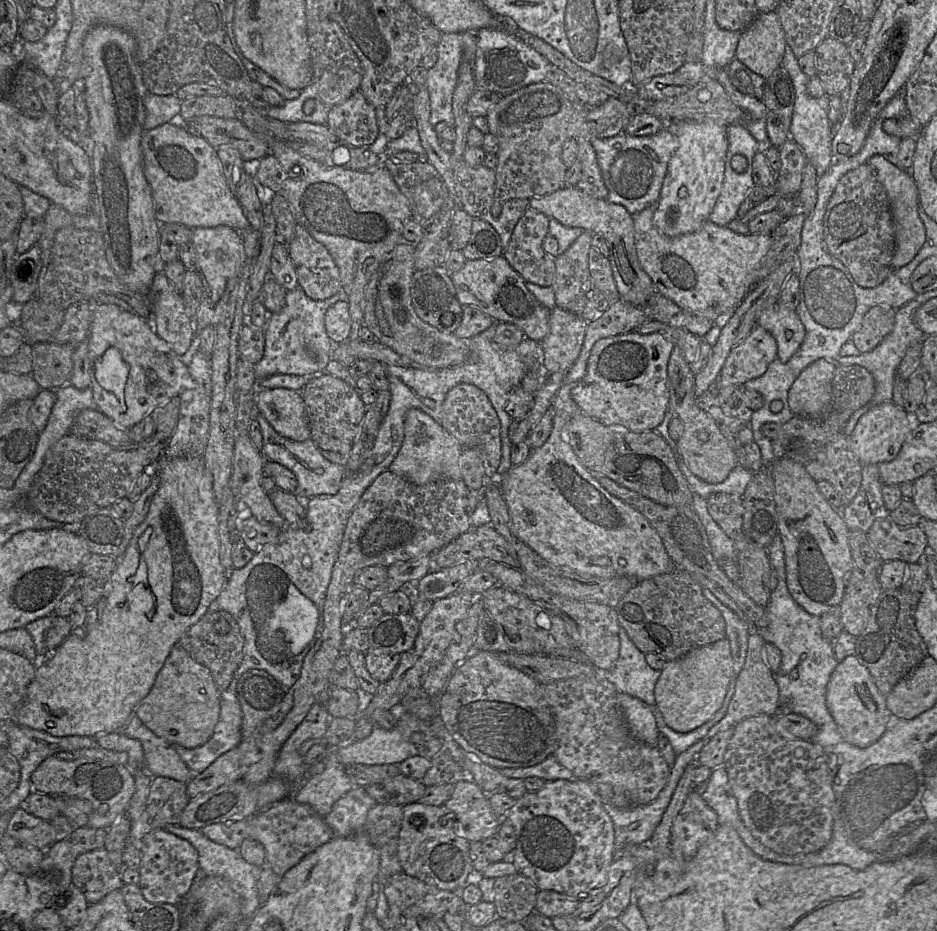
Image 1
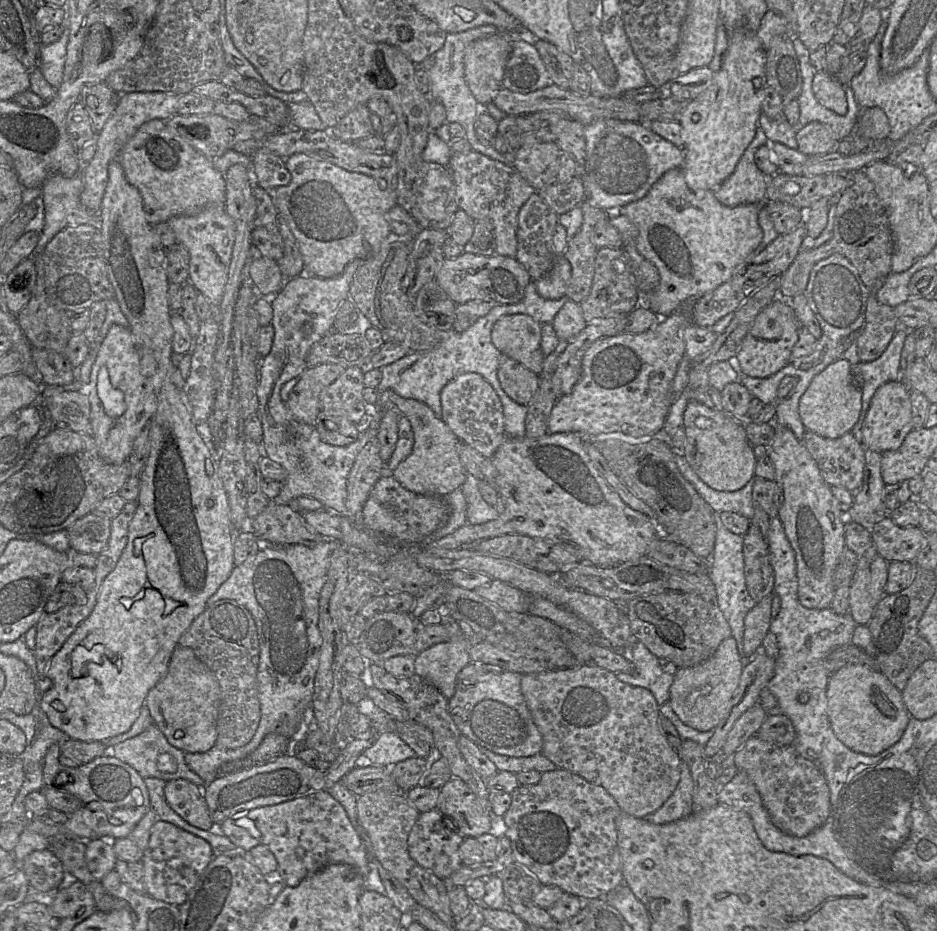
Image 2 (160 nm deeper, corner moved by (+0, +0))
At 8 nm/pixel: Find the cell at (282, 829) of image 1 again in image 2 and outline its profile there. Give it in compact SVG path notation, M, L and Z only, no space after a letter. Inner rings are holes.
M321 790L271 806L243 811L224 820L220 824L218 832L225 835L236 847L245 852L258 845L267 846L275 855L278 864L276 874L271 878L278 878L287 887L295 887L308 876L333 864L349 865L364 877L370 871L369 853L357 829L352 824L344 807L328 790Z

